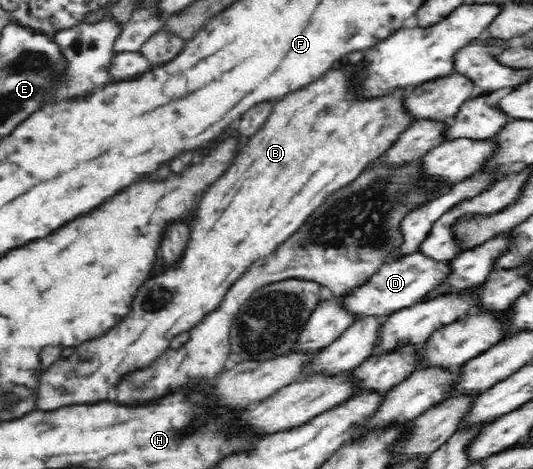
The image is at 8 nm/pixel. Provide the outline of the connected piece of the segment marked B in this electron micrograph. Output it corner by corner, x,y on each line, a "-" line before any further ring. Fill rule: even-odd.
346,68
327,72
320,80
288,94
282,102
274,104
267,122
238,150
232,166
228,166
228,170
224,170
224,174
216,178
216,182
212,182
202,194
190,222
188,246
184,246
178,262
148,278
138,288
128,314
102,338
94,339
90,344
84,342
84,346
76,348
76,356
72,354
70,358
52,364
40,376
38,390
33,394
35,406
40,410
56,410
65,406
108,401
111,390
116,389
124,377
148,369
157,362
156,358
166,353
170,340
182,332
189,332
209,314
216,312
228,290
252,265
274,253
282,242
287,241
308,221
327,196
358,178
364,166
386,152
398,135
413,123
402,106
406,91
371,100
348,96
348,72
344,70

